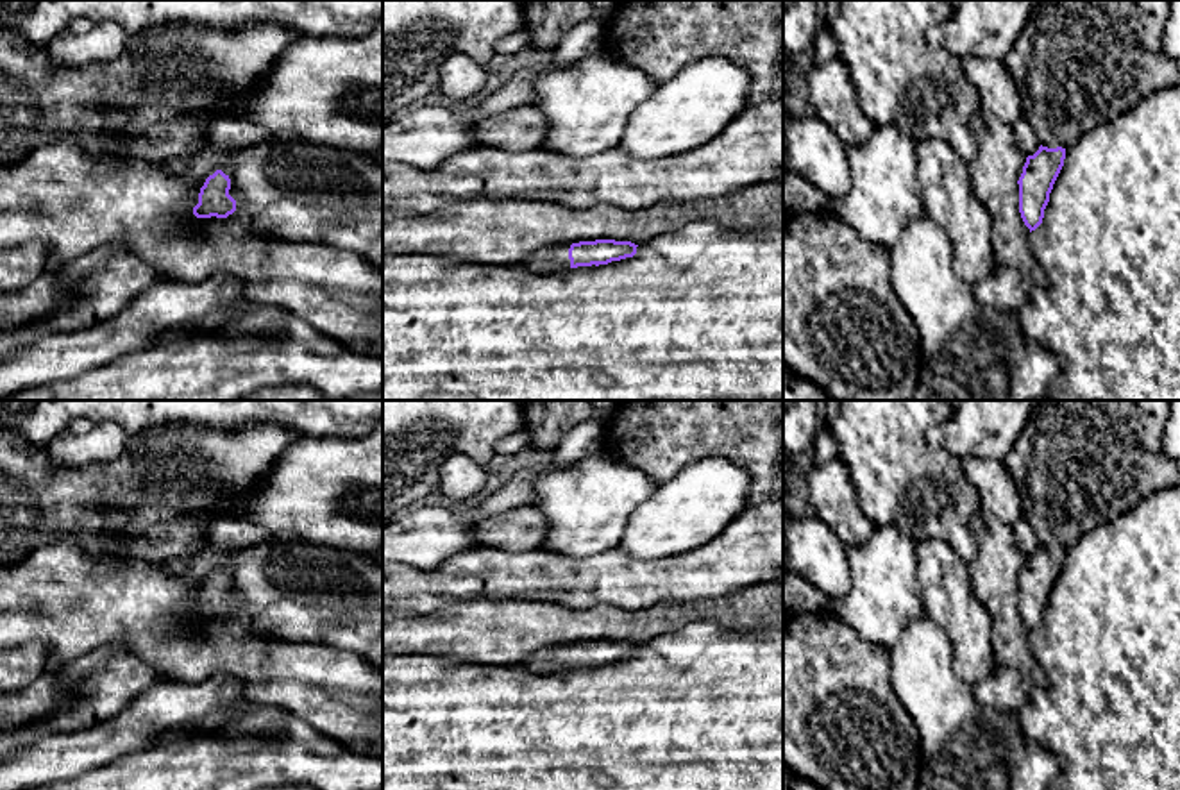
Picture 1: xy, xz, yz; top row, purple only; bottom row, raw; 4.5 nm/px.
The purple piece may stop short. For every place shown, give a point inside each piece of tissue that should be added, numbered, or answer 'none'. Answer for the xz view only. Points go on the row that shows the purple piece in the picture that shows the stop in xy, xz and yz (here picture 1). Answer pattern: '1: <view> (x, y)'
1: xz (551, 258)

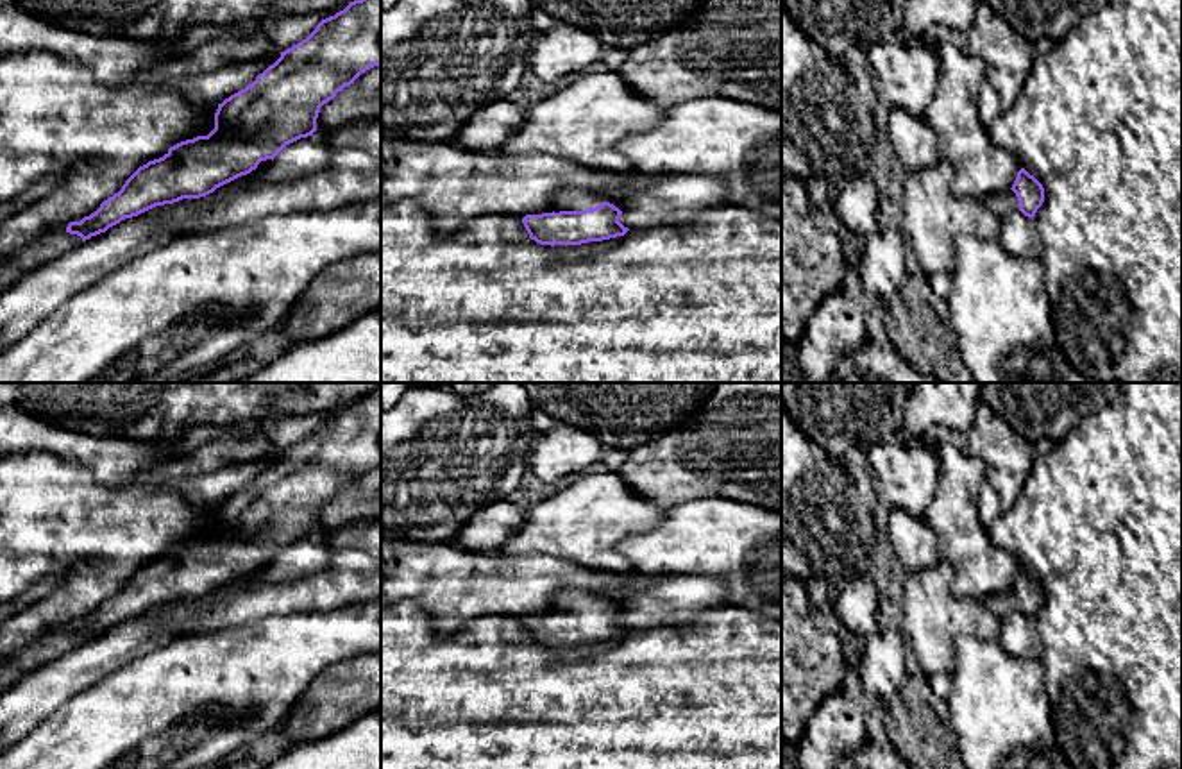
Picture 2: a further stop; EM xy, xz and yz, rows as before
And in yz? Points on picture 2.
1: yz (1004, 202)

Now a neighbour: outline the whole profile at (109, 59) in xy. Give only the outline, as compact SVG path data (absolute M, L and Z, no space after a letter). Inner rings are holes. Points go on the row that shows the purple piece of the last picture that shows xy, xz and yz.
M20 5L0 7L0 57L48 50L89 70L97 82L131 80L181 59L177 41L91 36L34 16Z

